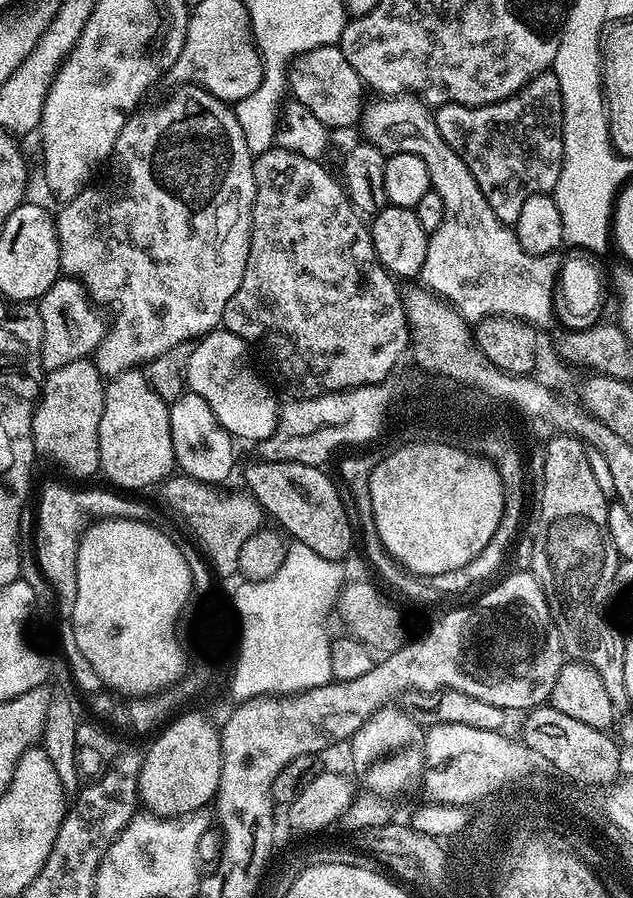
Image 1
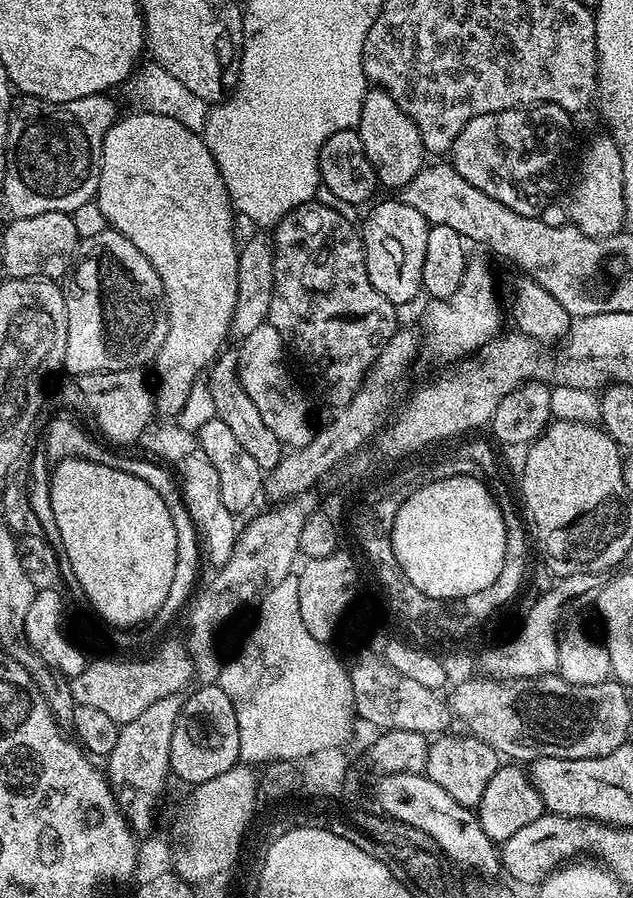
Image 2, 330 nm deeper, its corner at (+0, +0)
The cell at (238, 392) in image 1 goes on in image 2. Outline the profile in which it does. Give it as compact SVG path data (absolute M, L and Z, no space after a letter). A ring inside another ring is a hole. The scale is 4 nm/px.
M265 322L254 330L254 334L243 337L241 348L238 348L238 375L246 394L250 394L250 402L258 406L258 414L262 414L262 422L274 430L281 445L289 449L301 448L310 442L314 435L312 416L308 413L308 400L292 388L292 380L284 369L286 349L284 339L274 330L274 326Z

